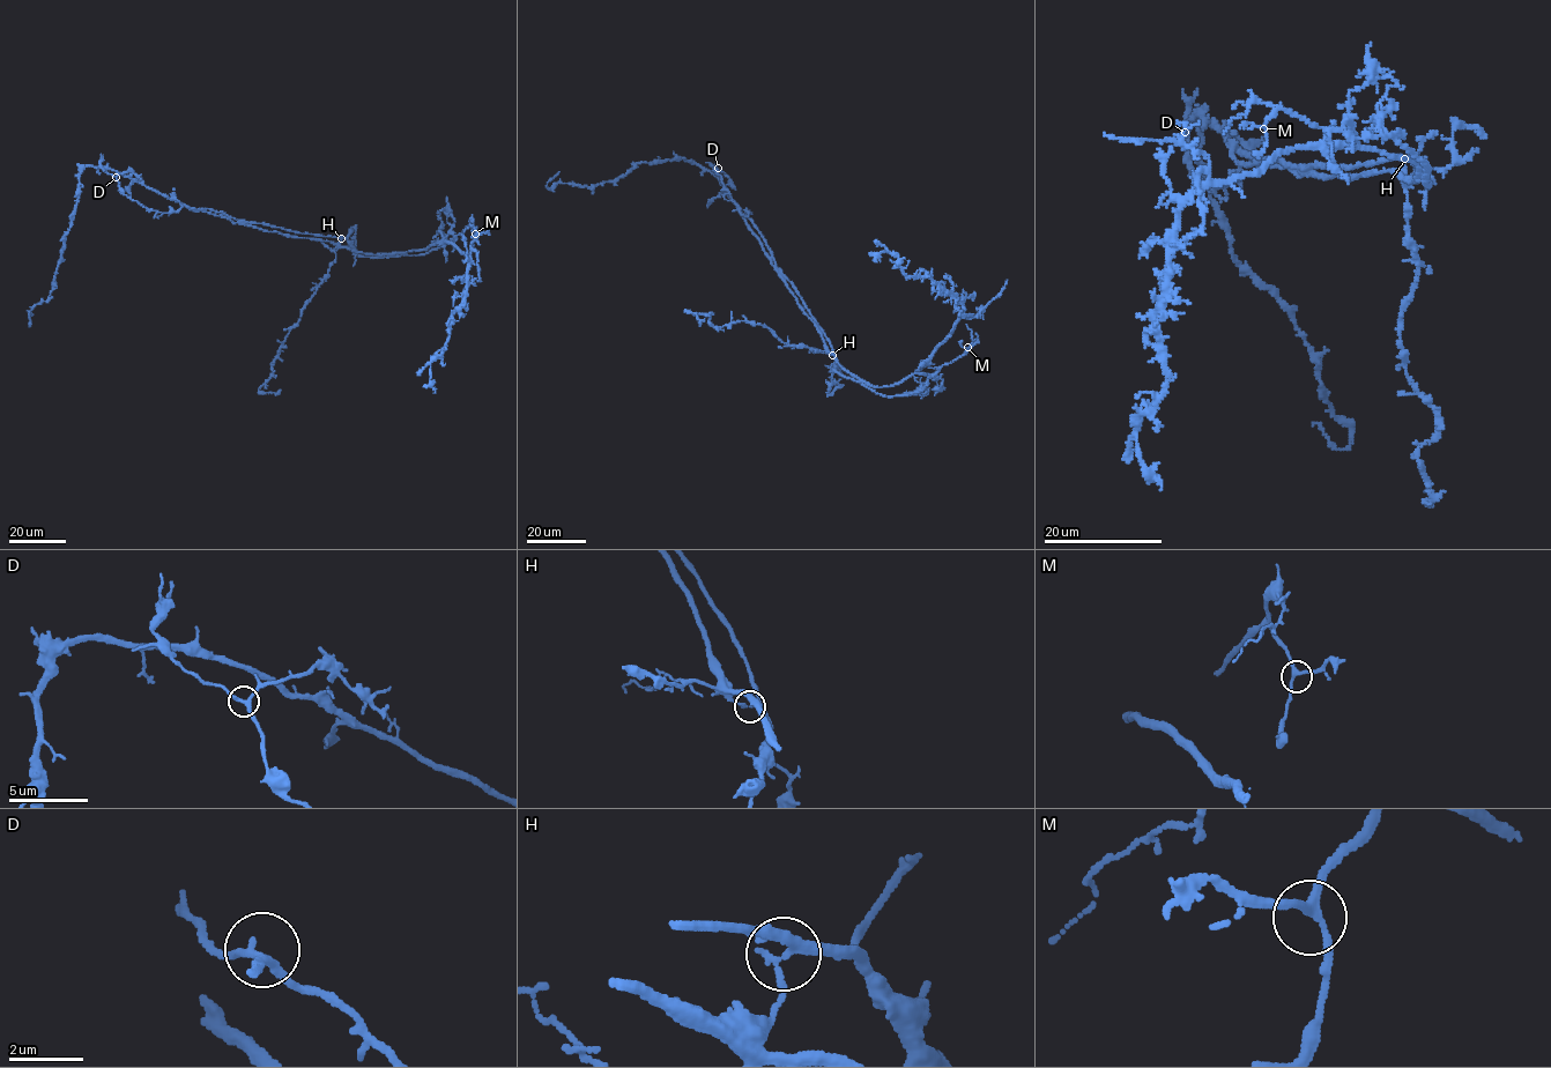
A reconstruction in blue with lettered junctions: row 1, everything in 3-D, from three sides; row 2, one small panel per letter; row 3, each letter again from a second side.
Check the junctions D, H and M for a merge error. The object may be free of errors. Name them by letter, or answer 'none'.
H

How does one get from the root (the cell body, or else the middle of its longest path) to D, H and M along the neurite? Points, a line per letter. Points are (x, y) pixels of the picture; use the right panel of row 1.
D: (1340, 176), (1325, 179), (1282, 160), (1264, 158), (1240, 164), (1237, 179), (1209, 188), (1190, 175), (1185, 132)
H: (1340, 176), (1401, 171), (1405, 158)
M: (1340, 176), (1401, 171), (1412, 156), (1426, 186), (1429, 169), (1390, 136), (1326, 130), (1285, 110), (1263, 128)

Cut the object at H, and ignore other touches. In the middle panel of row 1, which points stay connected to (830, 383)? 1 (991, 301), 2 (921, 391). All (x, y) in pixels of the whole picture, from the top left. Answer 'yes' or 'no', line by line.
1: no
2: yes

